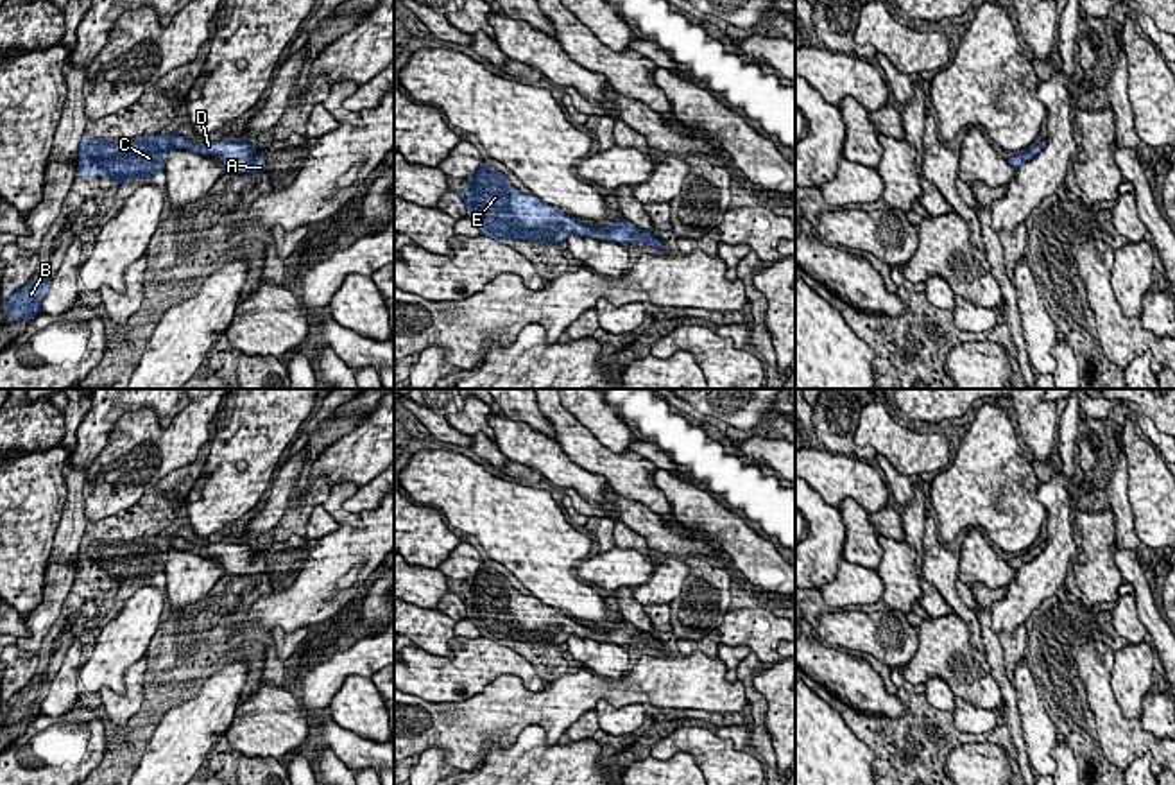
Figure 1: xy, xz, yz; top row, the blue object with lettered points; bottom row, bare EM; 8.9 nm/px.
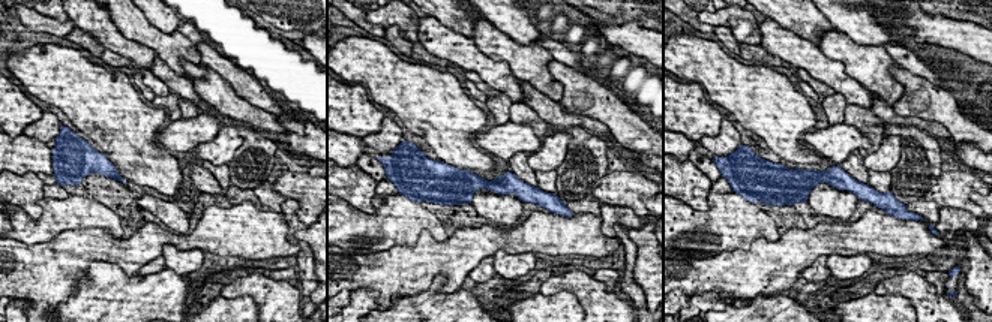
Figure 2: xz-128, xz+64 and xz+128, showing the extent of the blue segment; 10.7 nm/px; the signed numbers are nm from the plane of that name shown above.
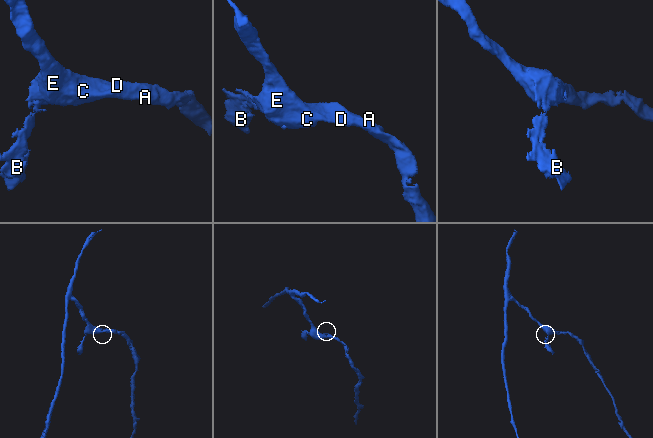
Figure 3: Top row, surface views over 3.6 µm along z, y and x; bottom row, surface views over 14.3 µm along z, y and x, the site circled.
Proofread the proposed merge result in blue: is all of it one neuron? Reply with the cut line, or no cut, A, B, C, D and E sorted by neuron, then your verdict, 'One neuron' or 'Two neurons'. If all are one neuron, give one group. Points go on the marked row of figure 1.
No split. Groups: A B C D E. One neuron

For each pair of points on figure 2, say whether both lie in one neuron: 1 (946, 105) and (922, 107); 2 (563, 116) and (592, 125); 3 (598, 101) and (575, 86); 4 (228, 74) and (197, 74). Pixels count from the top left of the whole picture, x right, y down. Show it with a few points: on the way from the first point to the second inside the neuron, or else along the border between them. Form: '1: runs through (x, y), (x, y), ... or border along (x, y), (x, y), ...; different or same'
1: runs through (940, 105), (928, 105); same
2: runs through (571, 120), (584, 122); same
3: runs through (592, 99), (581, 92); same
4: border along (201, 65), (213, 69), (243, 98); different

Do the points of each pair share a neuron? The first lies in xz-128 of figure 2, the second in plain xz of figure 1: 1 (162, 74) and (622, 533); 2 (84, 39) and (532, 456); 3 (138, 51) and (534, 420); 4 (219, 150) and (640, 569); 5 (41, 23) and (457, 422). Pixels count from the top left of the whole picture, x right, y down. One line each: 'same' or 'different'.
1: different
2: different
3: different
4: different
5: different

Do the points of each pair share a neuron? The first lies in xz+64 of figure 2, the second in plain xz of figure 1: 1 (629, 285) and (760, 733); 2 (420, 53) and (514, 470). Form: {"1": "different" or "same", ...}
{"1": "same", "2": "same"}

